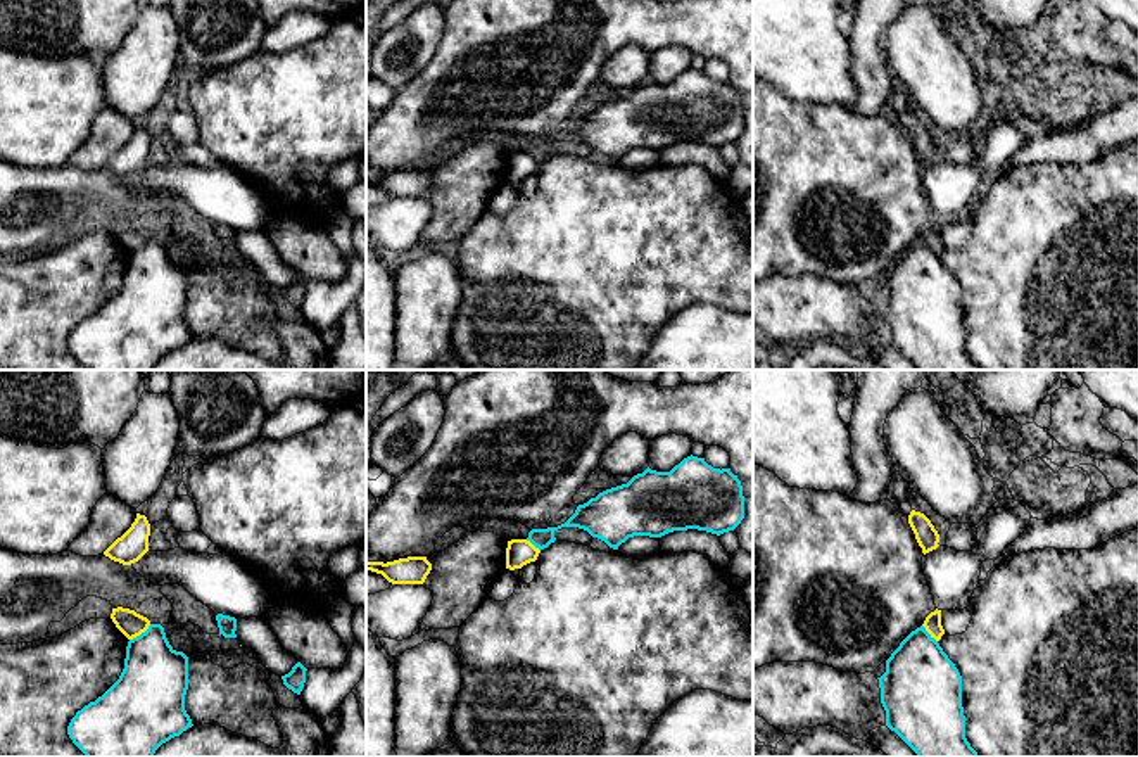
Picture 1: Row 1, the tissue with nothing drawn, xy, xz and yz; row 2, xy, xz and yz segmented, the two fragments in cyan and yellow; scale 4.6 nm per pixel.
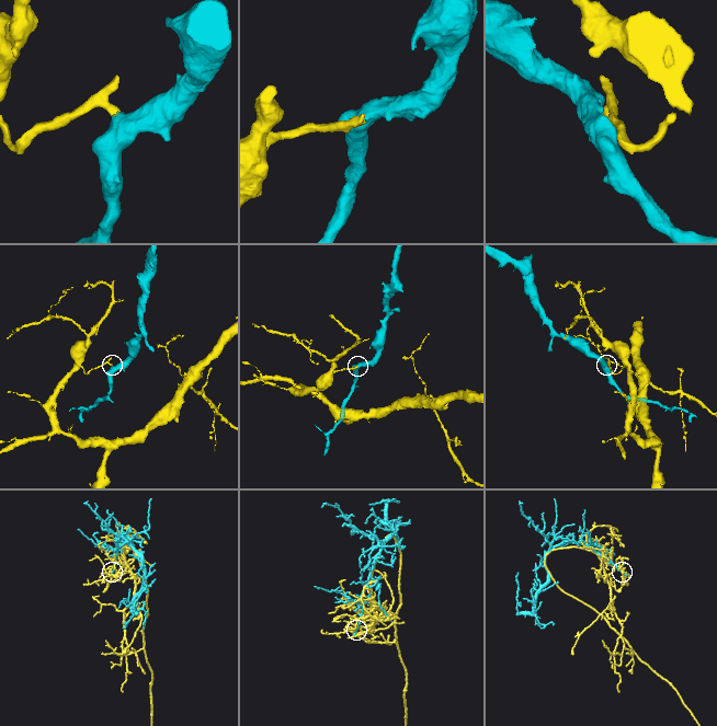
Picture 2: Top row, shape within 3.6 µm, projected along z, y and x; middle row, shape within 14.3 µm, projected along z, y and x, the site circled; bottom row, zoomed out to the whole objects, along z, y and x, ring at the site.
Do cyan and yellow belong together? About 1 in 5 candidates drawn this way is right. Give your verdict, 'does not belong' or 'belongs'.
does not belong

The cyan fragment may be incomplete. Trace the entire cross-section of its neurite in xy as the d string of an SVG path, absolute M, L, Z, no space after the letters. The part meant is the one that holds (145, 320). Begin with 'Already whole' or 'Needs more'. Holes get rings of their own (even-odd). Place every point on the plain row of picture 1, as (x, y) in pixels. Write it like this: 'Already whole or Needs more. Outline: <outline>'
Already whole. Outline: M161 237L128 254L119 292L71 332L67 347L86 370L154 370L155 363L192 340L185 323L188 270L176 264Z

